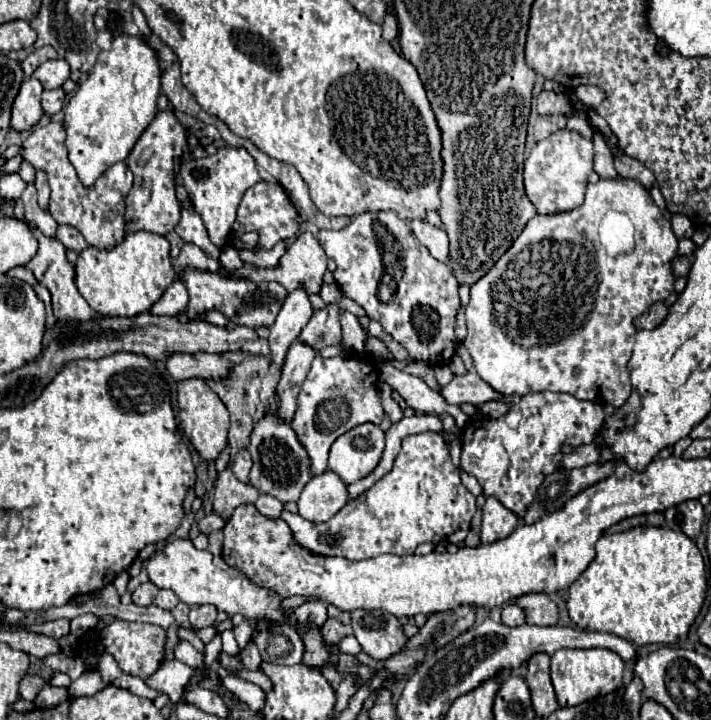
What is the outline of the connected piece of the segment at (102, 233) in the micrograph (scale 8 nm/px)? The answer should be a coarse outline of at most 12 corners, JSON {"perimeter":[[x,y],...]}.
{"perimeter":[[36,128],[20,154],[48,172],[48,210],[98,250],[124,236],[132,176],[114,164],[84,188],[64,128]]}

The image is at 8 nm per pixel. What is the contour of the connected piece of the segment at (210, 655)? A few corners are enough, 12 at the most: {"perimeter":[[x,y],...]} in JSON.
{"perimeter":[[220,634],[206,646],[204,662],[212,666],[220,652]]}

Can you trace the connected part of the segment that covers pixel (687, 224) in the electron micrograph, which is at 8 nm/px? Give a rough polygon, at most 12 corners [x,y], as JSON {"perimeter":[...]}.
{"perimeter":[[672,216],[678,238],[692,238],[694,224],[686,216]]}

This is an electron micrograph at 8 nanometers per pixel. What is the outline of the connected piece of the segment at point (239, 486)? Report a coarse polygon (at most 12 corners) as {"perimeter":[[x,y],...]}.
{"perimeter":[[232,462],[218,474],[214,512],[230,518],[260,492],[236,480]]}

